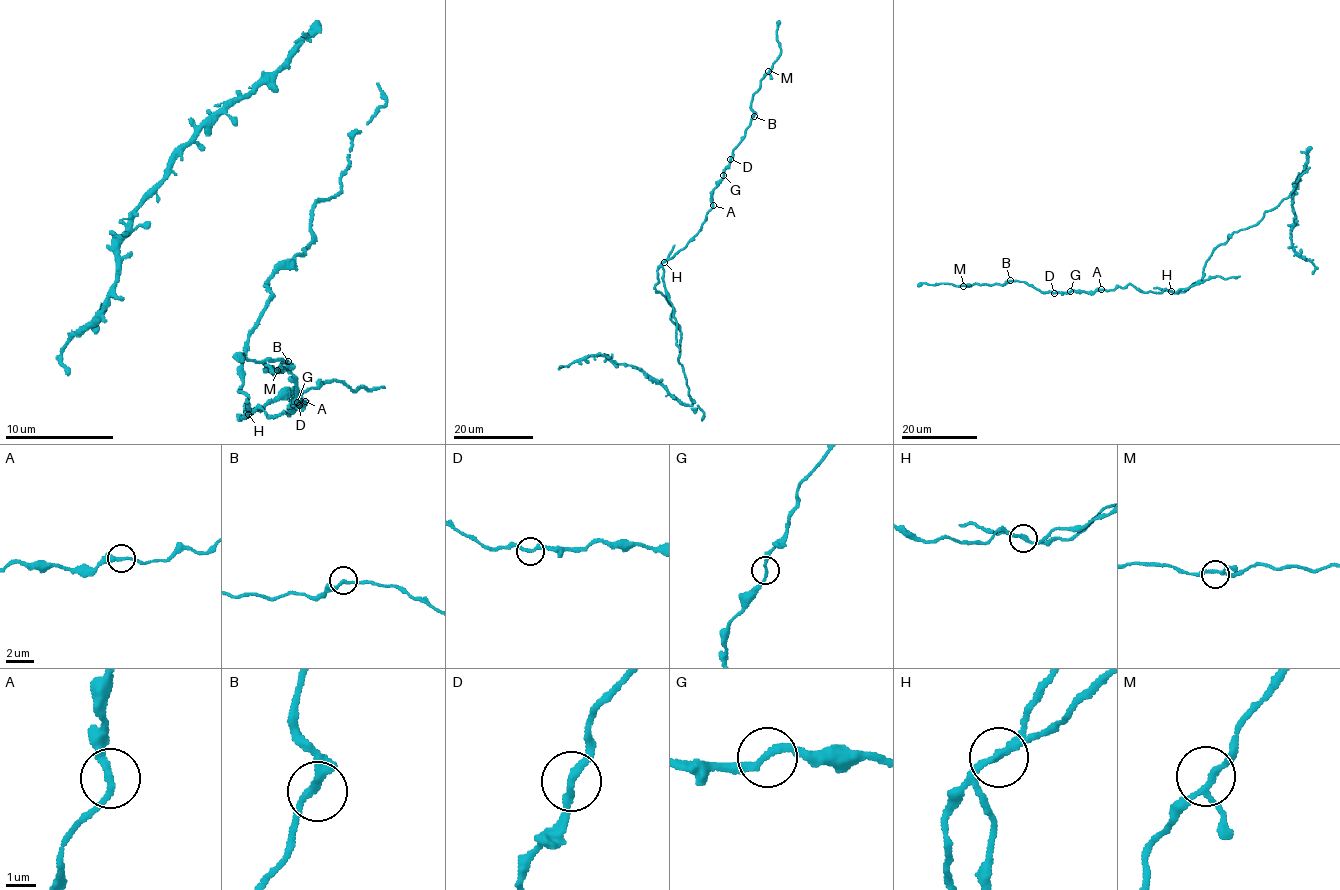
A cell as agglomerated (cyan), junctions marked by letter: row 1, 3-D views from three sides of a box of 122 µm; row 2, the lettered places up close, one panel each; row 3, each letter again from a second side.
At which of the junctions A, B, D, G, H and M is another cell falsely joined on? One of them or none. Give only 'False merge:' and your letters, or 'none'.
False merge: H

